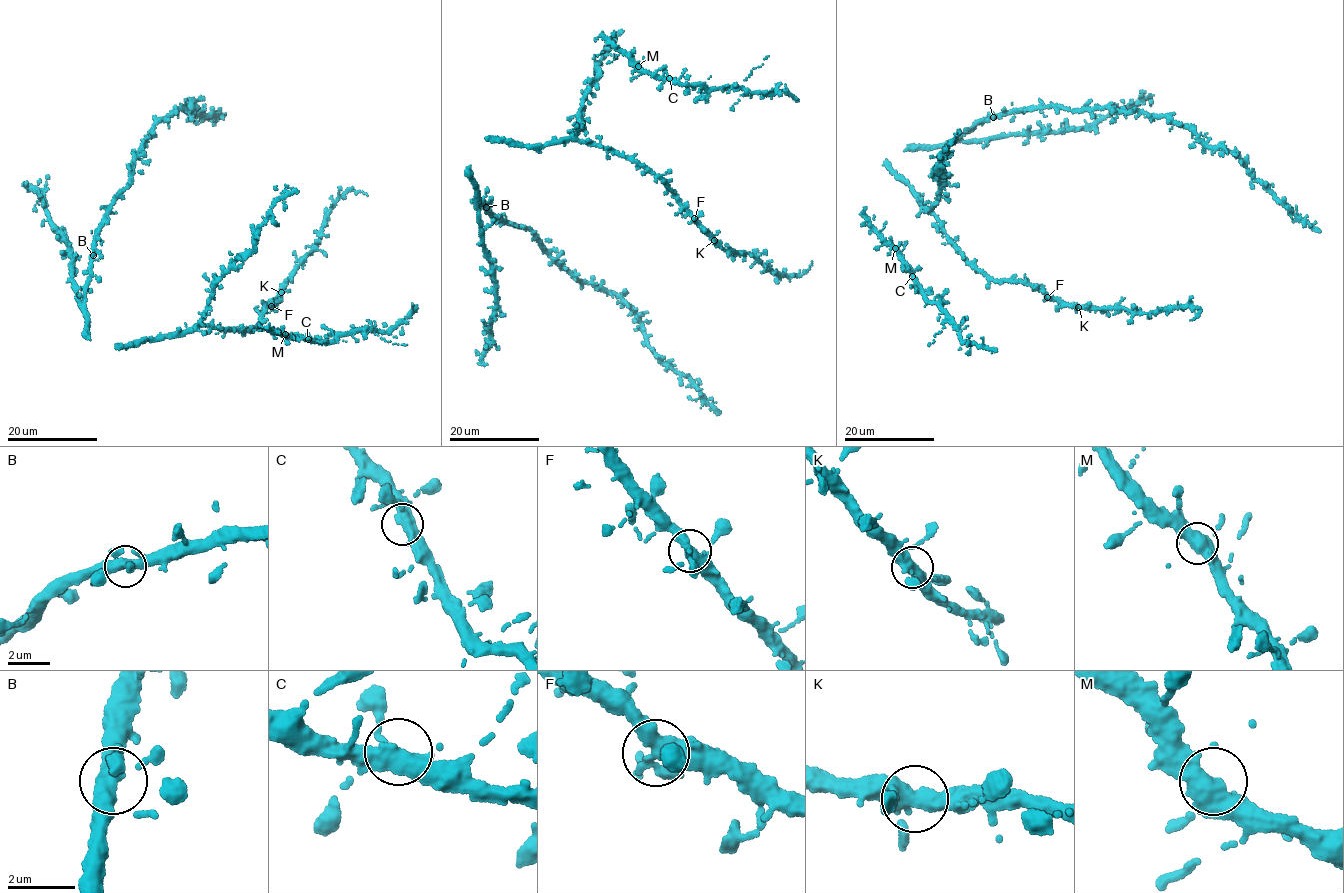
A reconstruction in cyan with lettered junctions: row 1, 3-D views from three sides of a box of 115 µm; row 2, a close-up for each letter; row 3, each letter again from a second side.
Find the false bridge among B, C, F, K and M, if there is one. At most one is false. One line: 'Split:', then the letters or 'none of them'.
Split: none of them

